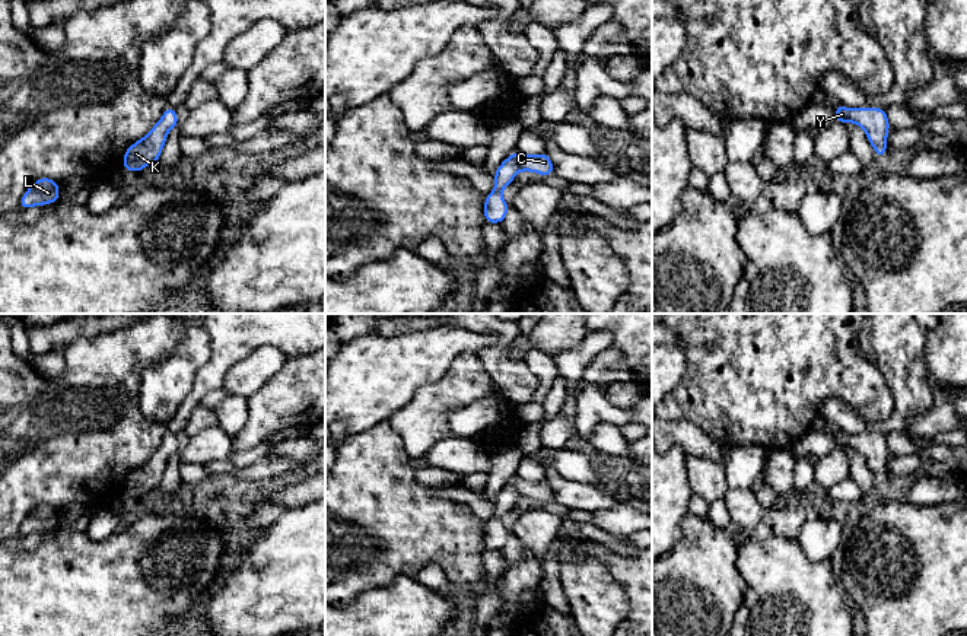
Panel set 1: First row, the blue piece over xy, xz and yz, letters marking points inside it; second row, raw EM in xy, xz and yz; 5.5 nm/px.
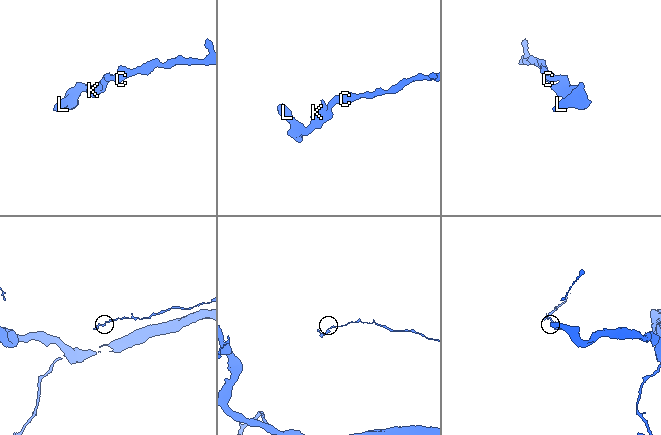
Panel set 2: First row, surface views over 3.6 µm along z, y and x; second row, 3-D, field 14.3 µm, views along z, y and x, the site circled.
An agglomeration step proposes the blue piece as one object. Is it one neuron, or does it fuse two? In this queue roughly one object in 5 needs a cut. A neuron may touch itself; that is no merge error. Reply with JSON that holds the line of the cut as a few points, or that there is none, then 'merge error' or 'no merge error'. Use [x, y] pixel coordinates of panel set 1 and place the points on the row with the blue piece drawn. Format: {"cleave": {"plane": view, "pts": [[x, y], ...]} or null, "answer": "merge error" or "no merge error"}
{"cleave": null, "answer": "no merge error"}

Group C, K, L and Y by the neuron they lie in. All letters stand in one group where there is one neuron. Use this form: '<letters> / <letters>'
C K L Y

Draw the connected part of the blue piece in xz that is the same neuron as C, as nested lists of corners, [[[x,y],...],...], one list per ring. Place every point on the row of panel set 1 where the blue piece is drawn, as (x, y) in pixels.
[[[516,150],[506,158],[494,174],[494,190],[486,197],[484,219],[486,223],[502,223],[508,214],[509,204],[502,198],[502,191],[513,182],[519,171],[531,171],[543,177],[553,174],[554,166],[548,155],[532,156]]]

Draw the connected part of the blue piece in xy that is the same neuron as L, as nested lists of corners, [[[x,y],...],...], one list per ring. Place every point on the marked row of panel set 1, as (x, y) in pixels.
[[[39,178],[34,182],[20,198],[19,207],[29,209],[34,206],[53,204],[60,200],[60,184],[51,178]]]

